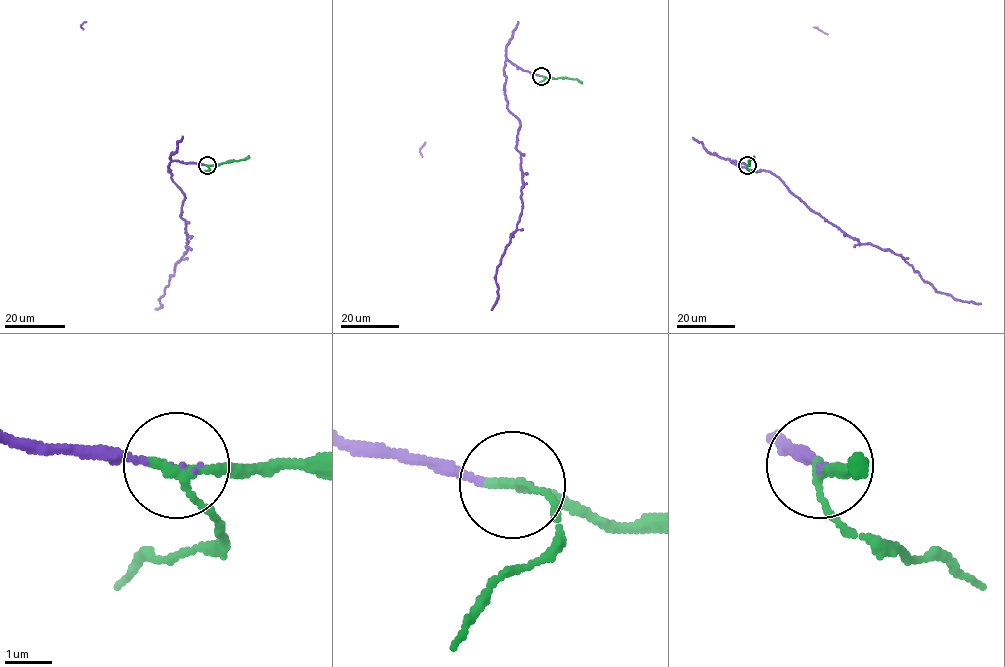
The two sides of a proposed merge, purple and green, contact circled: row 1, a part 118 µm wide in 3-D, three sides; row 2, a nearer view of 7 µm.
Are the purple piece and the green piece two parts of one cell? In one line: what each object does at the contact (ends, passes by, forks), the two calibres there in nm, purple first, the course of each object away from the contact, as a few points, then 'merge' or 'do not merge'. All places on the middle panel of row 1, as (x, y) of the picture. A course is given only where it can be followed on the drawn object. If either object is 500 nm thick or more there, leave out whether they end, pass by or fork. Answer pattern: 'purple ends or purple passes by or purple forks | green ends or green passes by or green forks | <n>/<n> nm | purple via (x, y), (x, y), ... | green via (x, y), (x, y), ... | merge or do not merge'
purple ends | green passes by | 110/180 nm | purple via (541, 76), (505, 63), (507, 108), (520, 124), (522, 206), (497, 266), (498, 299), (491, 310) | green via (541, 76), (578, 79), (582, 83) | do not merge

